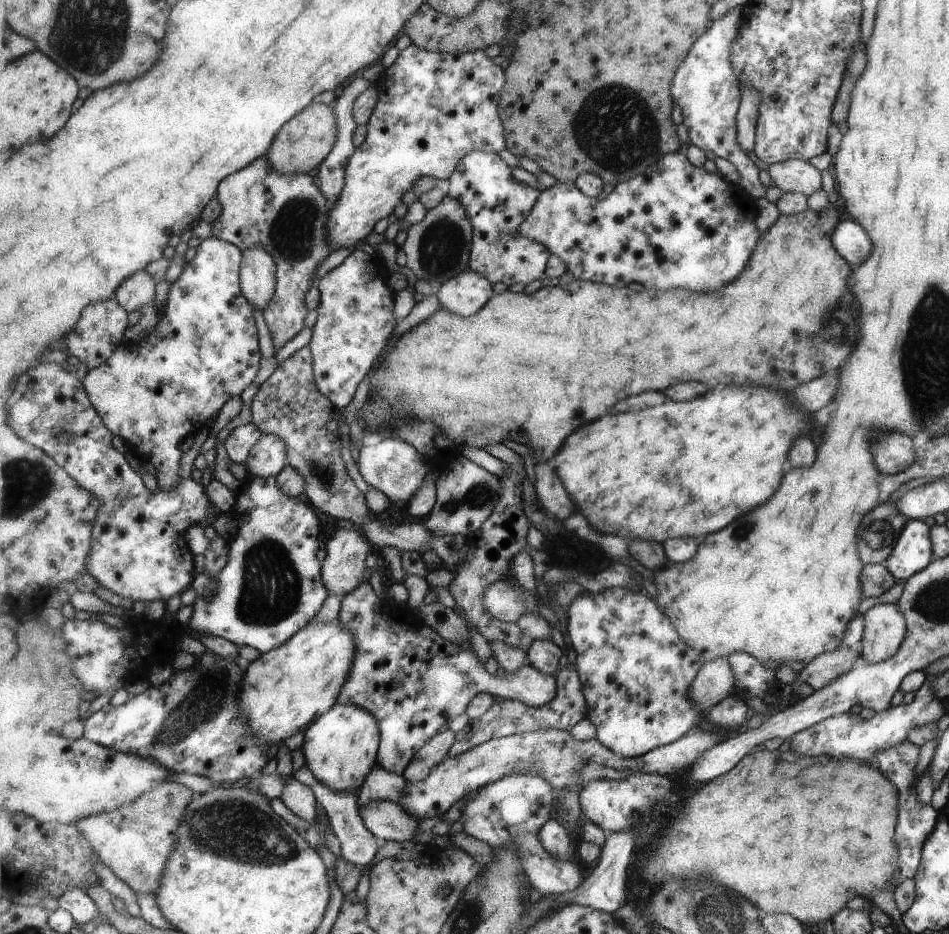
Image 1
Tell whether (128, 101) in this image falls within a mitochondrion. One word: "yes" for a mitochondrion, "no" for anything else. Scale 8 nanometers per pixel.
no

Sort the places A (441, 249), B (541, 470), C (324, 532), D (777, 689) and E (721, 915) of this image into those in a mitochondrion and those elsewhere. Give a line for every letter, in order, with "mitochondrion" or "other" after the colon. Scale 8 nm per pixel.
A: mitochondrion
B: other
C: other
D: other
E: mitochondrion

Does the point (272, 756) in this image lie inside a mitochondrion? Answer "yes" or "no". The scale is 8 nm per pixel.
no

